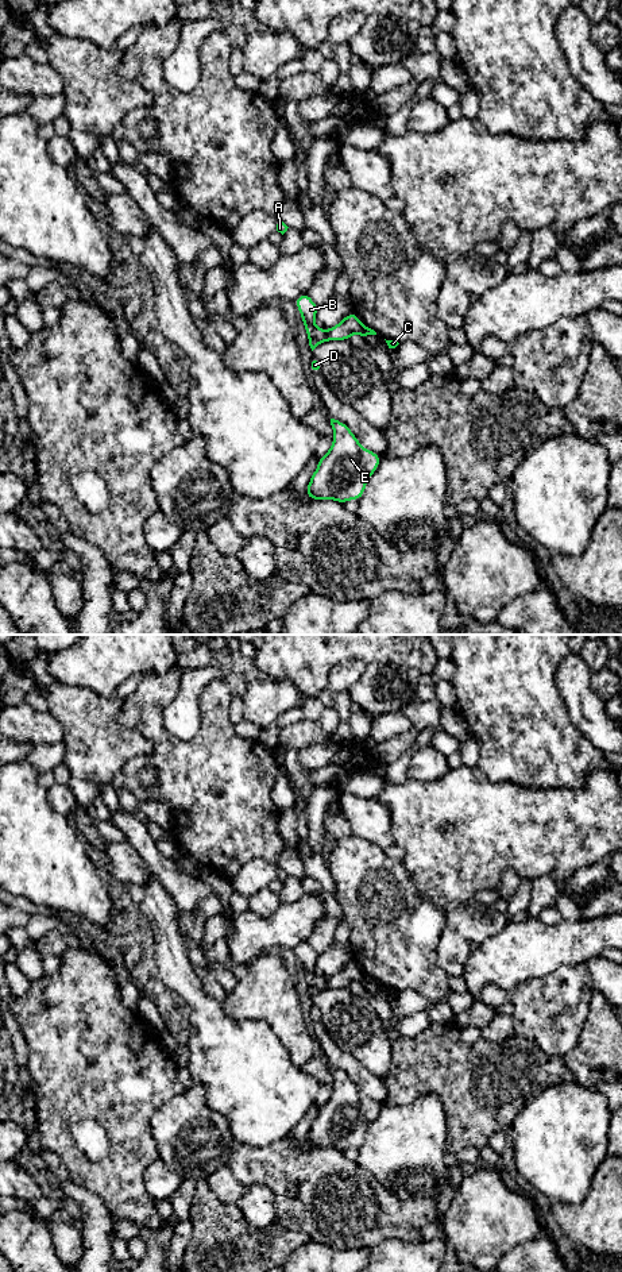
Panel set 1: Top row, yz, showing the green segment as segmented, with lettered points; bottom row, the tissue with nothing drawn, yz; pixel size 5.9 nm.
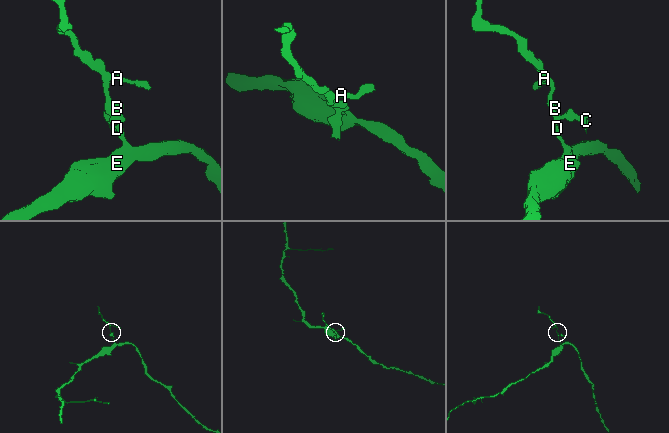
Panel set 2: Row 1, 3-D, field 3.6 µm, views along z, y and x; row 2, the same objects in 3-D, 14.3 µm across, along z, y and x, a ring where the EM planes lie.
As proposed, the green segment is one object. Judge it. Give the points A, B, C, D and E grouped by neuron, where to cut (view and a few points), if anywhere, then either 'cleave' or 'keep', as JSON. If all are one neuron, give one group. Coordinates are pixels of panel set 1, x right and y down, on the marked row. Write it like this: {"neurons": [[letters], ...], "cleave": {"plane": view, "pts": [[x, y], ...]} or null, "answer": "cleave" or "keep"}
{"neurons": [["A", "C"], ["B", "D", "E"]], "cleave": {"plane": "yz", "pts": [[313, 323], [305, 326]]}, "answer": "cleave"}

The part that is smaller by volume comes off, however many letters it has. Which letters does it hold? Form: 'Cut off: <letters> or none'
Cut off: A, C

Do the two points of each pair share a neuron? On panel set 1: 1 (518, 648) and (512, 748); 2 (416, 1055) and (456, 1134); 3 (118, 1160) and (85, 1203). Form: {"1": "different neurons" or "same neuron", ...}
{"1": "same neuron", "2": "same neuron", "3": "different neurons"}

